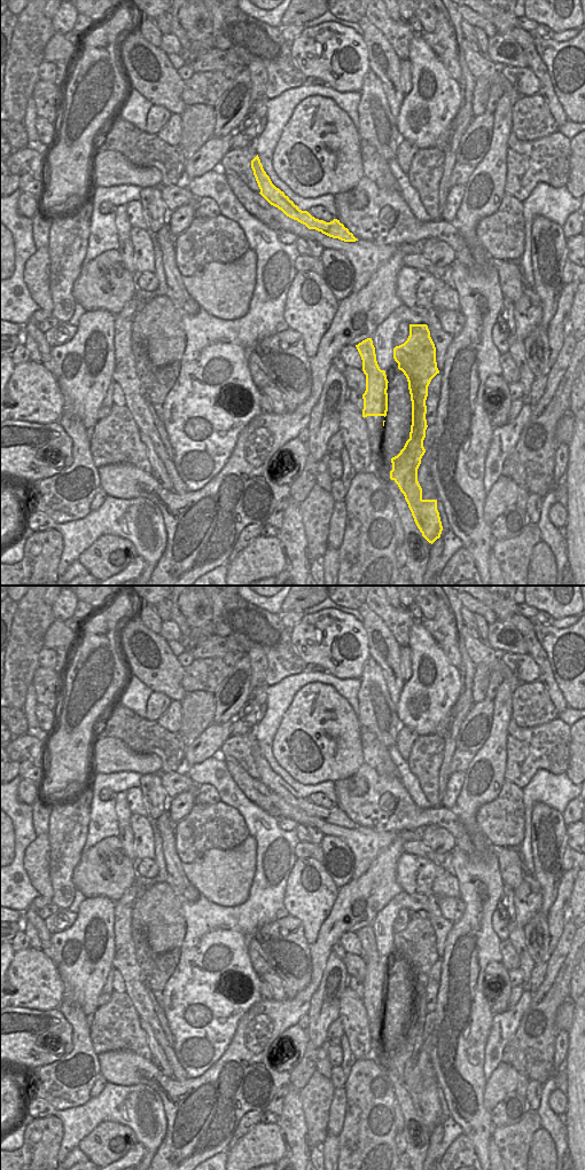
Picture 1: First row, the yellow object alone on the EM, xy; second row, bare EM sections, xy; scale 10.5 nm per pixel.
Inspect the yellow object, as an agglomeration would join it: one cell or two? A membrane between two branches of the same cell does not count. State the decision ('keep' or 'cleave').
cleave

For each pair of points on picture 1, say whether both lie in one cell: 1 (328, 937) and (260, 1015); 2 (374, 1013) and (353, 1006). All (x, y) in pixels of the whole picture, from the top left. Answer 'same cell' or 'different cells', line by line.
1: same cell
2: different cells

